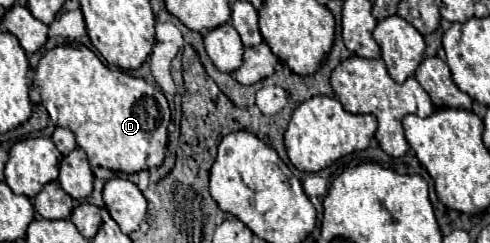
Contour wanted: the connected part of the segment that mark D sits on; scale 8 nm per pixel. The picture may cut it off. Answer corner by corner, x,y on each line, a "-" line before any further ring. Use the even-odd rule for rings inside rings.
66,44
48,50
40,58
32,86
40,92
50,120
74,132
90,166
136,174
162,164
170,108
166,98
158,94
158,88
144,78
134,78
122,70
104,66
84,44

